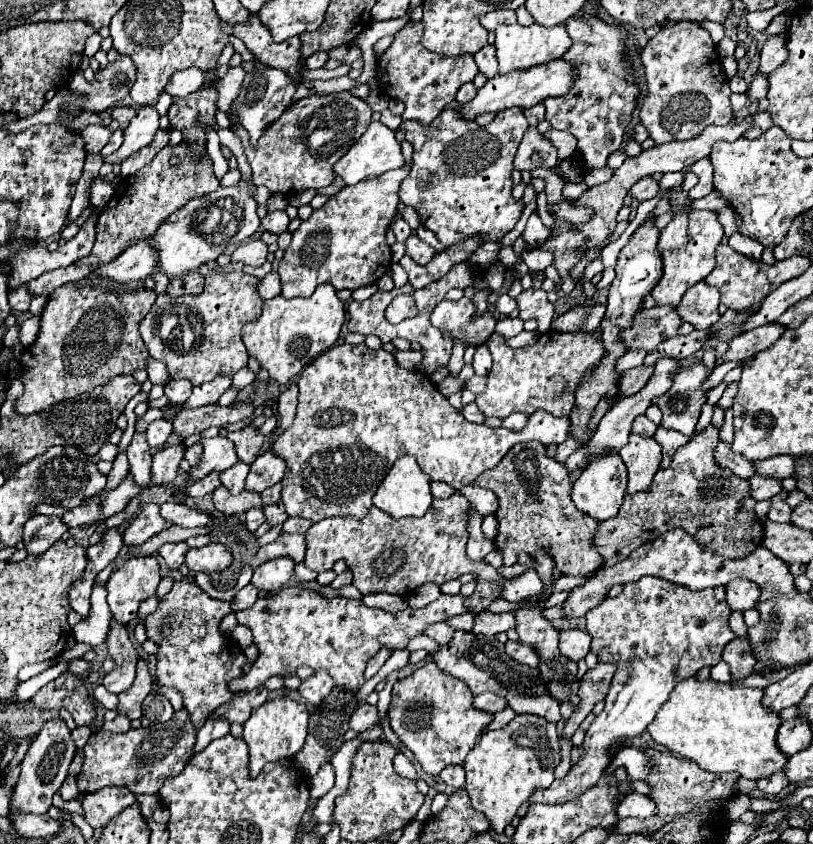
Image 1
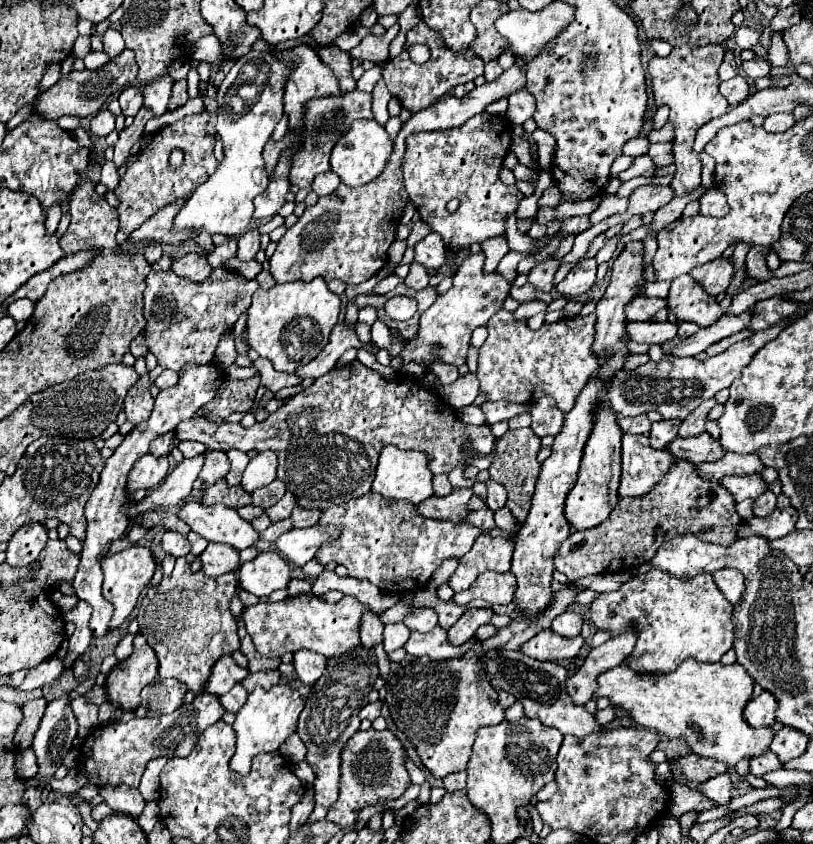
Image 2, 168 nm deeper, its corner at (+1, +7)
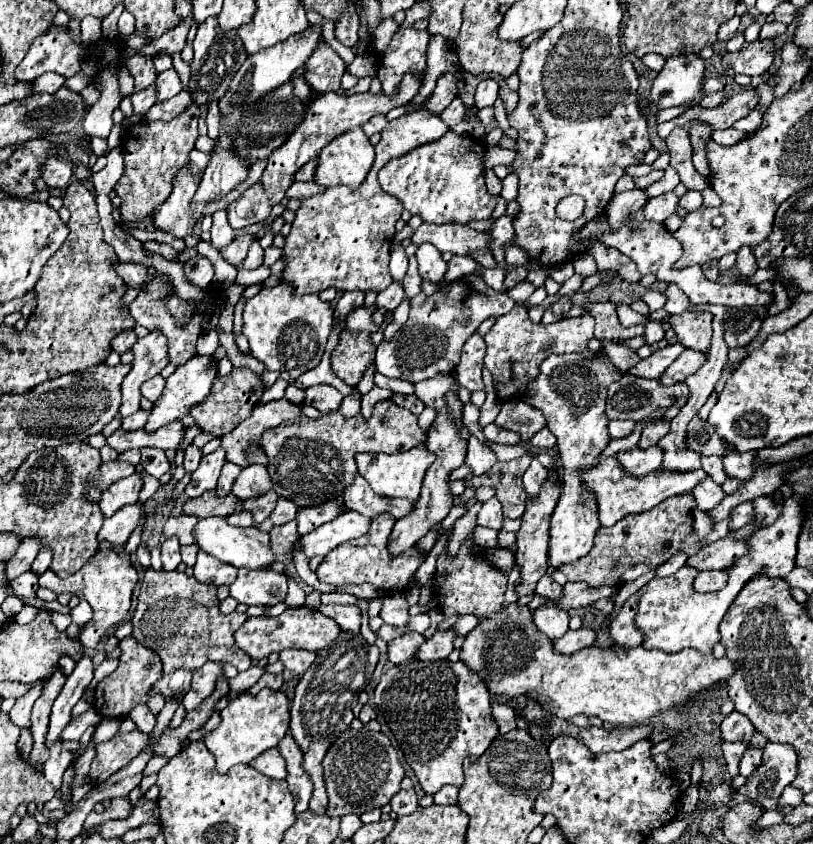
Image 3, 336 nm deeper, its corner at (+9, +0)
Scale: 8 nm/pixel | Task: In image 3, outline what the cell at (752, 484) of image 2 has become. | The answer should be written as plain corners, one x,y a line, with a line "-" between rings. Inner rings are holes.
705,478
705,482
699,482
693,488
693,498
697,502
699,510
711,510
715,504
721,502
721,498
725,498
725,492
721,490
721,486
717,486
711,478

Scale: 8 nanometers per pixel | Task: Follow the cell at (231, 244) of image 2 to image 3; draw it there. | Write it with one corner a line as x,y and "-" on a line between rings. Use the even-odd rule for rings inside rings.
219,210
213,214
213,226
211,226
211,244
221,250
235,238
235,230
227,222
227,212

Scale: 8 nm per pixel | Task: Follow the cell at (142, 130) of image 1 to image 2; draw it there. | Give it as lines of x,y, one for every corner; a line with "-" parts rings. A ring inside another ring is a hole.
169,75
155,79
143,89
143,107
153,113
153,117
161,117
167,111
167,101
171,95
173,79

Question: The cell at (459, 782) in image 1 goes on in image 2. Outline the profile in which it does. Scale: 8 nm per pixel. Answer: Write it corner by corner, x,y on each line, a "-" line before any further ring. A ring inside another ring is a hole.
459,771
459,773
453,773
453,775
447,775
443,779
443,787
447,791
457,791
457,789
465,789
465,779
467,779
467,773
465,771

